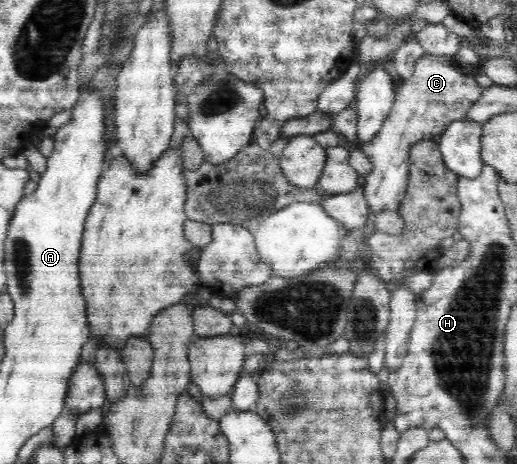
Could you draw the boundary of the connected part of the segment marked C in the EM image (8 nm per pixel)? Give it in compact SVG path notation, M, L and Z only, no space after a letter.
M425 54L416 61L412 77L403 80L397 86L391 112L380 127L380 131L376 133L376 137L369 143L358 146L360 151L366 154L374 164L373 170L366 176L366 184L363 185L370 212L377 214L378 212L397 211L407 189L408 158L412 145L423 140L436 139L452 121L464 120L468 109L482 97L482 93L484 90L475 79L475 74L463 73L454 56Z

